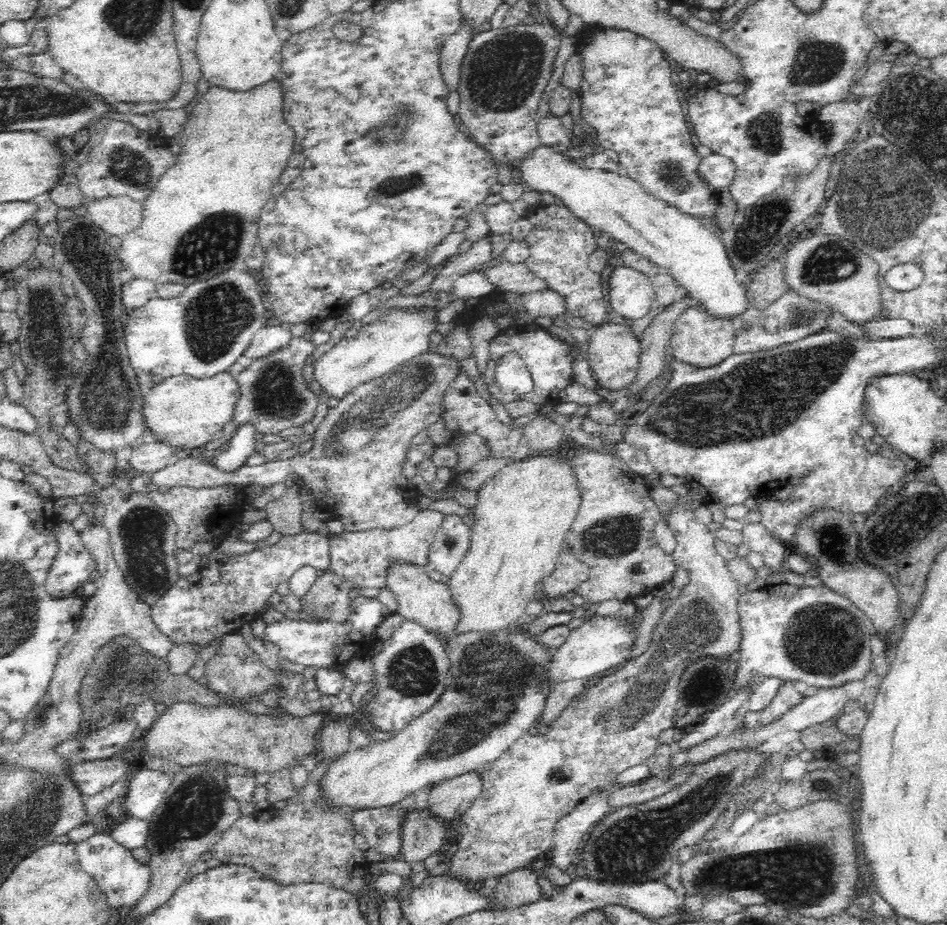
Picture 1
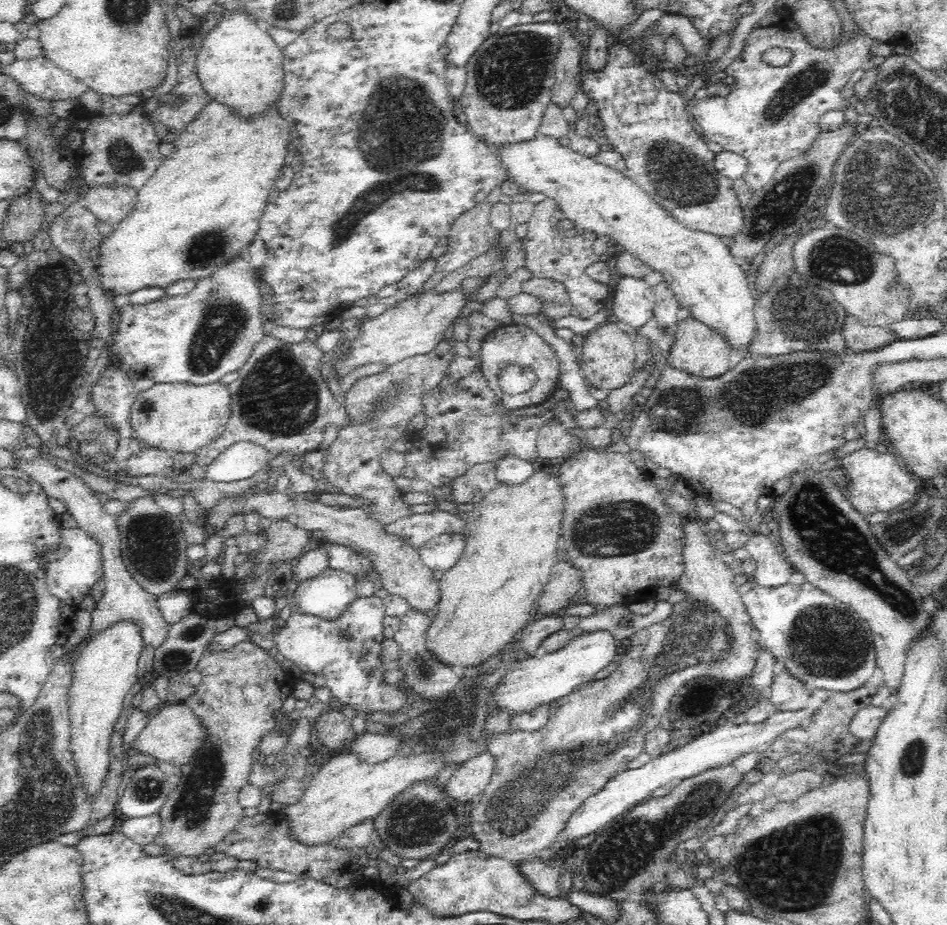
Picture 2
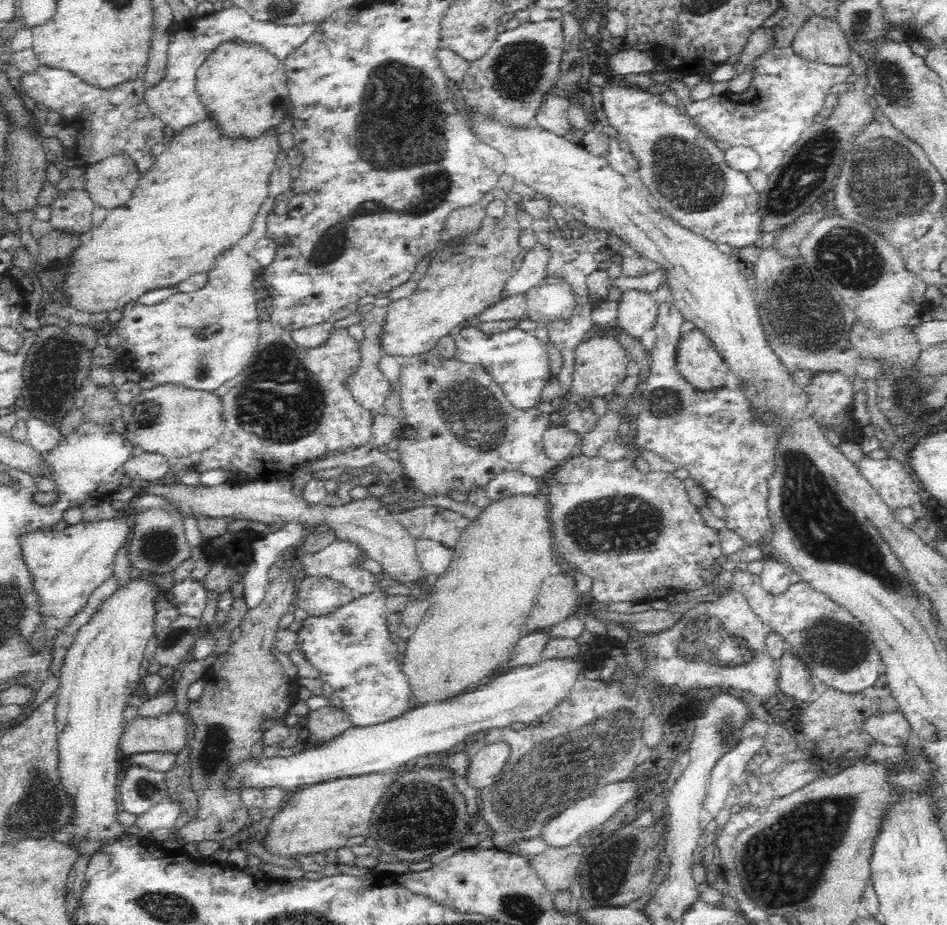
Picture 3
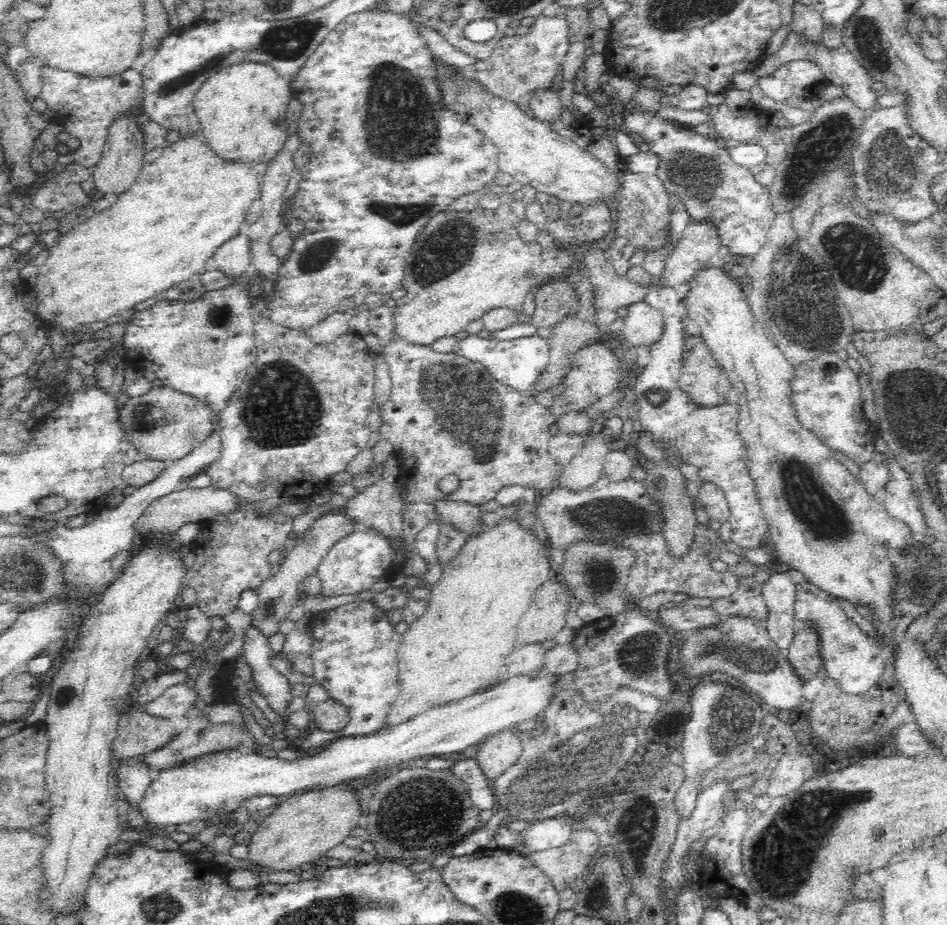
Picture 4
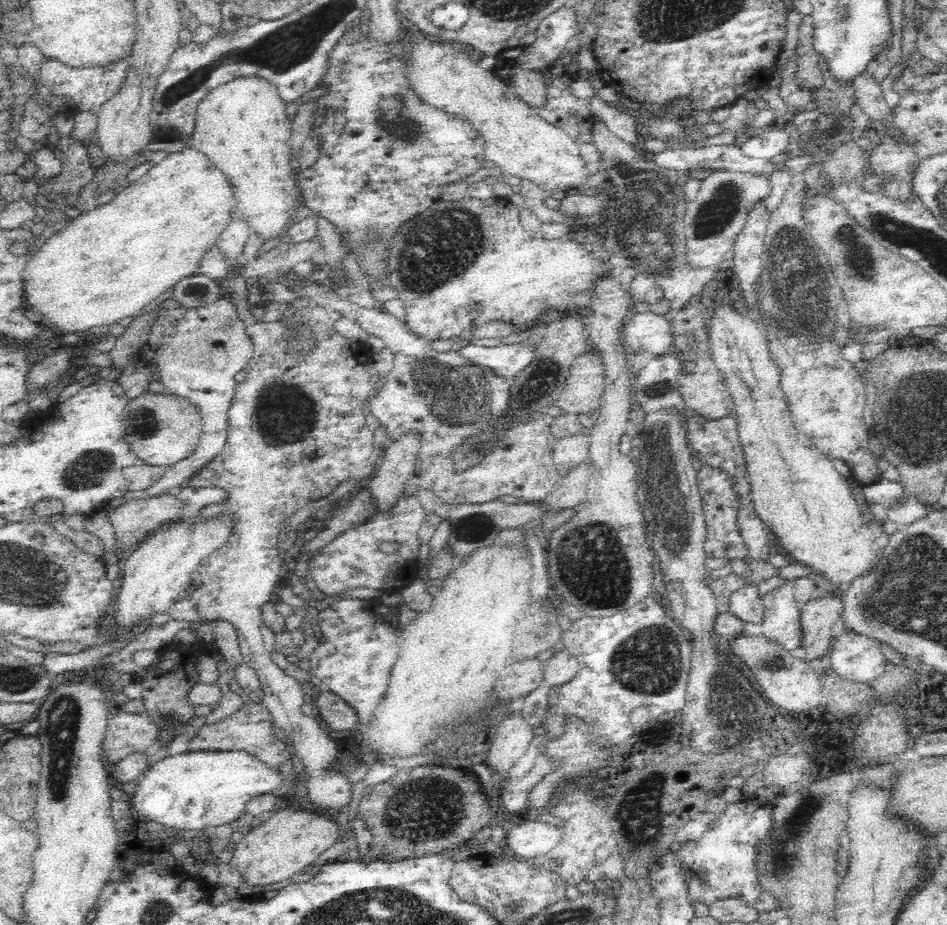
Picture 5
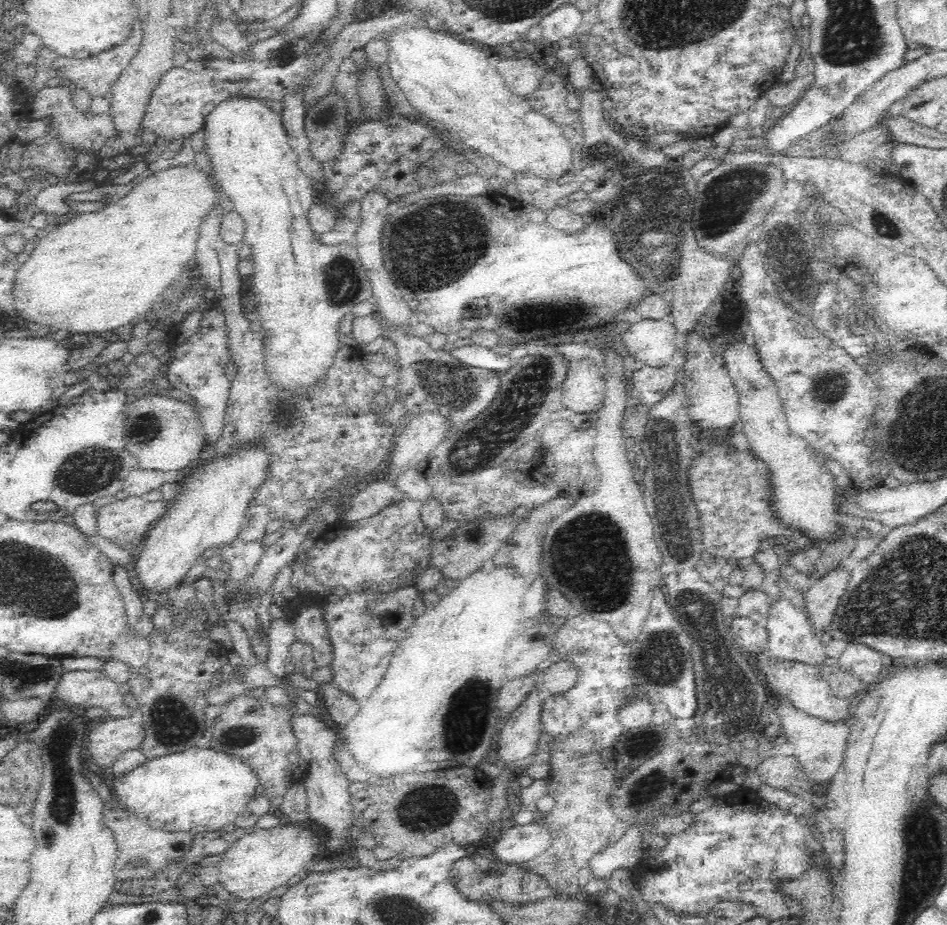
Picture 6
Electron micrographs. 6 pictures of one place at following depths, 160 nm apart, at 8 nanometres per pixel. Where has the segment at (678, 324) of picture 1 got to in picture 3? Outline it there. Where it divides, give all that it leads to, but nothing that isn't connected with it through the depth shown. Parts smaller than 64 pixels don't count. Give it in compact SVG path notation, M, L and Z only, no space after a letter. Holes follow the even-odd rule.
M694 328L688 333L683 333L678 342L676 356L677 370L692 389L707 394L726 388L728 366L702 331Z

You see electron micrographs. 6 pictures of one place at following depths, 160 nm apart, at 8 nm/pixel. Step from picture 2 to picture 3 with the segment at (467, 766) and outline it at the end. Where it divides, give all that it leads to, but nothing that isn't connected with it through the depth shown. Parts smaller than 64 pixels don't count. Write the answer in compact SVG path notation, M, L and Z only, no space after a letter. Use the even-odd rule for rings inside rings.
M504 741L483 742L482 748L470 757L466 782L477 790L492 784L508 762L510 752L510 745Z

